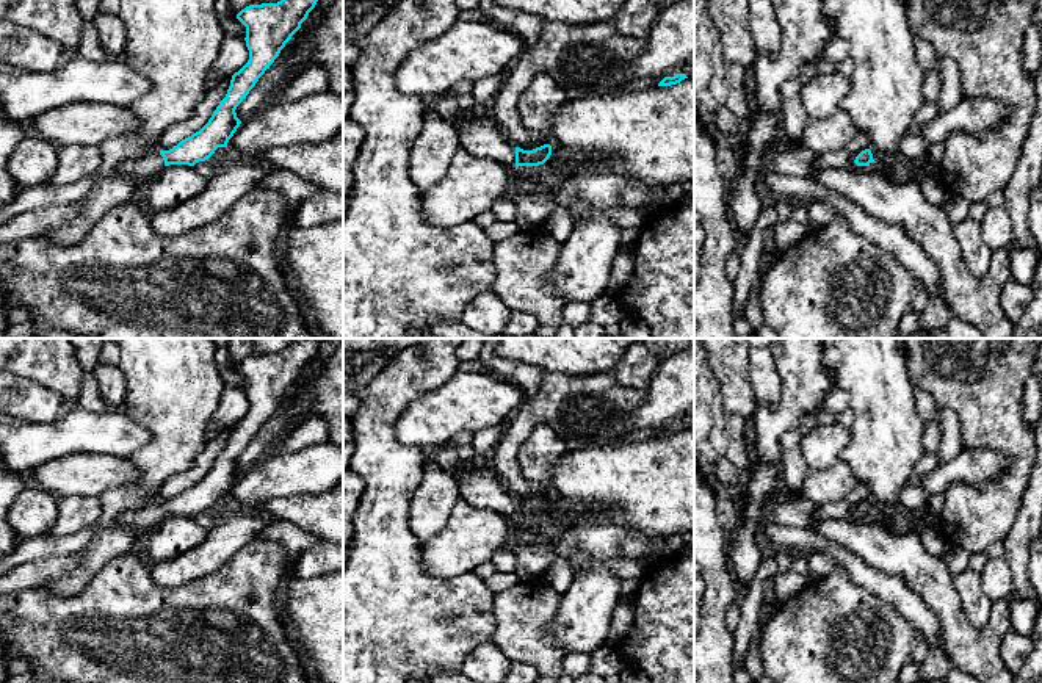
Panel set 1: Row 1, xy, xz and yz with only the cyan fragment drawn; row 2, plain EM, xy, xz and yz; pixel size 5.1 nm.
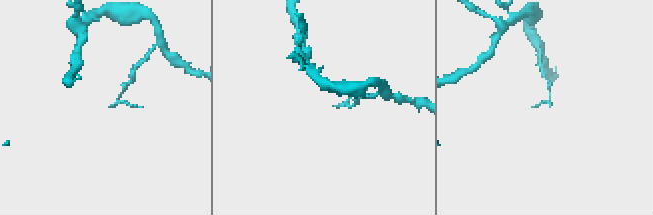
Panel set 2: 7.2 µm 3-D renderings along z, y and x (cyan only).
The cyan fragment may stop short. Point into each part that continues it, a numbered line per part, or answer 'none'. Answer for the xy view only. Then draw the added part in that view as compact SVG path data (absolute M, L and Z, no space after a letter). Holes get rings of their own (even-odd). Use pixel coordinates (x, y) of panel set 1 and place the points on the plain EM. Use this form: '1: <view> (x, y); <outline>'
1: xy (152, 514); M160 501L147 503L138 511L127 511L119 517L119 523L130 528L136 537L155 528L165 520Z

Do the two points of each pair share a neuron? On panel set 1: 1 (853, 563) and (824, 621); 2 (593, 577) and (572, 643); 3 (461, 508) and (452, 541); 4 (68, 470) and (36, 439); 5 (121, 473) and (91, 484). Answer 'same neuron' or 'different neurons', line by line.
1: different neurons
2: same neuron
3: same neuron
4: different neurons
5: same neuron

